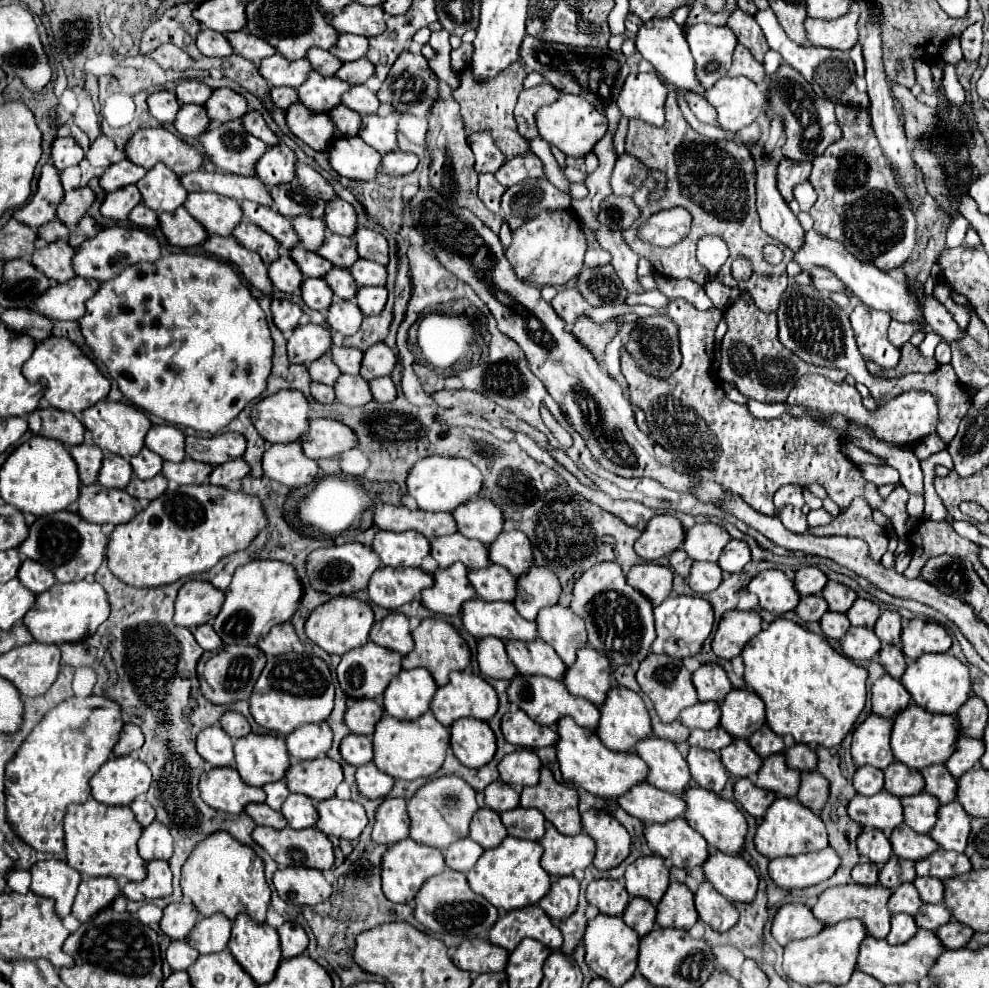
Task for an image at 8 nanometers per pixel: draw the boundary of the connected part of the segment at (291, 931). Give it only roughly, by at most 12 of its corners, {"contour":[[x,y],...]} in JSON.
{"contour":[[298,923],[278,929],[282,959],[300,955],[308,935]]}

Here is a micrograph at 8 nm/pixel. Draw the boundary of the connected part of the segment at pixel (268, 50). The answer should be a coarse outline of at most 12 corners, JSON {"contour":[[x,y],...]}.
{"contour":[[248,31],[228,33],[238,55],[254,63],[276,53],[272,45]]}

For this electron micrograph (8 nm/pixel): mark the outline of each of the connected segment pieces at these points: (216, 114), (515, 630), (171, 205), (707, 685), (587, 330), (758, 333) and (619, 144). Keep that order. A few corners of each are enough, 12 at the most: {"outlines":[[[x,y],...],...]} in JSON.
{"outlines":[[[216,89],[202,107],[212,121],[226,123],[246,113],[246,99]],[[462,603],[462,625],[476,639],[534,641],[536,623],[512,603]],[[164,163],[136,183],[142,203],[156,213],[186,201],[178,175]],[[700,665],[692,673],[698,701],[722,703],[732,691],[726,671]],[[588,317],[574,323],[572,333],[602,361],[616,335],[616,323],[596,325]],[[728,307],[718,375],[748,399],[784,403],[808,365],[778,339],[776,313]],[[622,117],[614,147],[618,155],[626,153],[624,139],[626,139],[628,119]]]}

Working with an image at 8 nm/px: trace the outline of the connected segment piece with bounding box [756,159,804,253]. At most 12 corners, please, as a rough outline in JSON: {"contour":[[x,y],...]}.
{"contour":[[776,163],[756,175],[762,229],[796,253],[804,229],[778,193]]}

